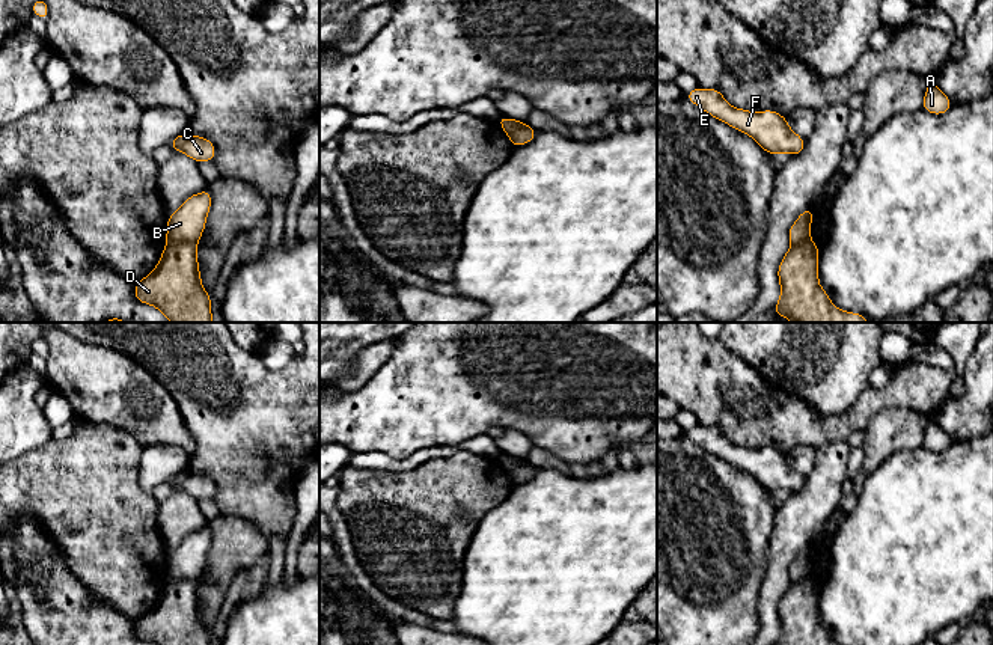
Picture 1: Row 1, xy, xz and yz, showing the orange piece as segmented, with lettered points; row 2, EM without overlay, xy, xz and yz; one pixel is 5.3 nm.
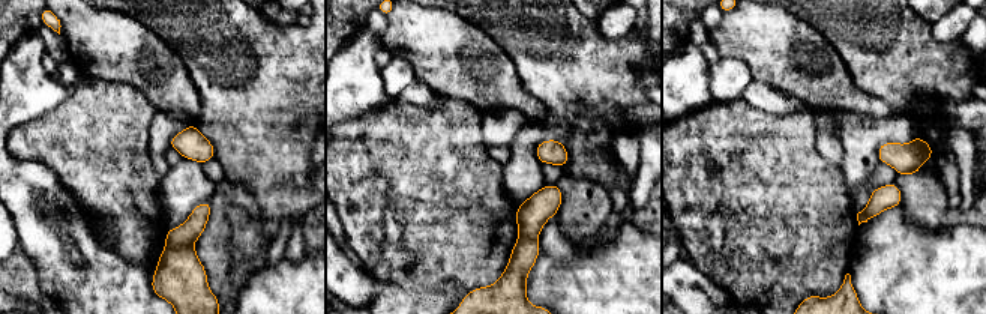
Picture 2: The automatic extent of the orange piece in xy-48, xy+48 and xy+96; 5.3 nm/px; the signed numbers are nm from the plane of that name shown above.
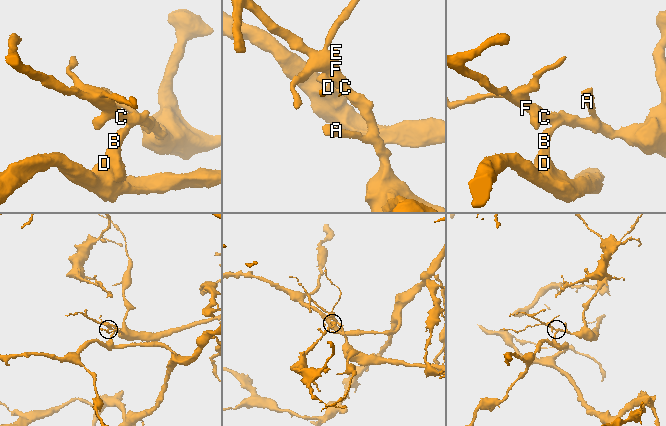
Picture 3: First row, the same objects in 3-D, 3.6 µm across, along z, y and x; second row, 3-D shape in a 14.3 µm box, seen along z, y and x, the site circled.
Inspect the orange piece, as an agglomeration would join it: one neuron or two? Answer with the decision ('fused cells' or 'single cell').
fused cells

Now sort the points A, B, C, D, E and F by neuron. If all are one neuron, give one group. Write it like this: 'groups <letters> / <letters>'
groups A B C E F / D

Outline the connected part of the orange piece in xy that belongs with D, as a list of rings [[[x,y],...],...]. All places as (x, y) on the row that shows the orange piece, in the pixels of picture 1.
[[[170,243],[157,267],[134,289],[139,303],[151,304],[170,322],[212,322],[211,297],[202,286],[197,243]]]

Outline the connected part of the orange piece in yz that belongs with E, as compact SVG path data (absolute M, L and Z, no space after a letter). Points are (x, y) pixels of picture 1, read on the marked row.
M695 87L684 96L710 116L752 137L770 155L800 155L805 148L805 140L775 110L747 112L732 107L719 89Z

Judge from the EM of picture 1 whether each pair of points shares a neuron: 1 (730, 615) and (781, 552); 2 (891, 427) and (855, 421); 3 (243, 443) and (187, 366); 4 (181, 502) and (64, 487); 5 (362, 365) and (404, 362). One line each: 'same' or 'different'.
1: different
2: different
3: same
4: different
5: different

